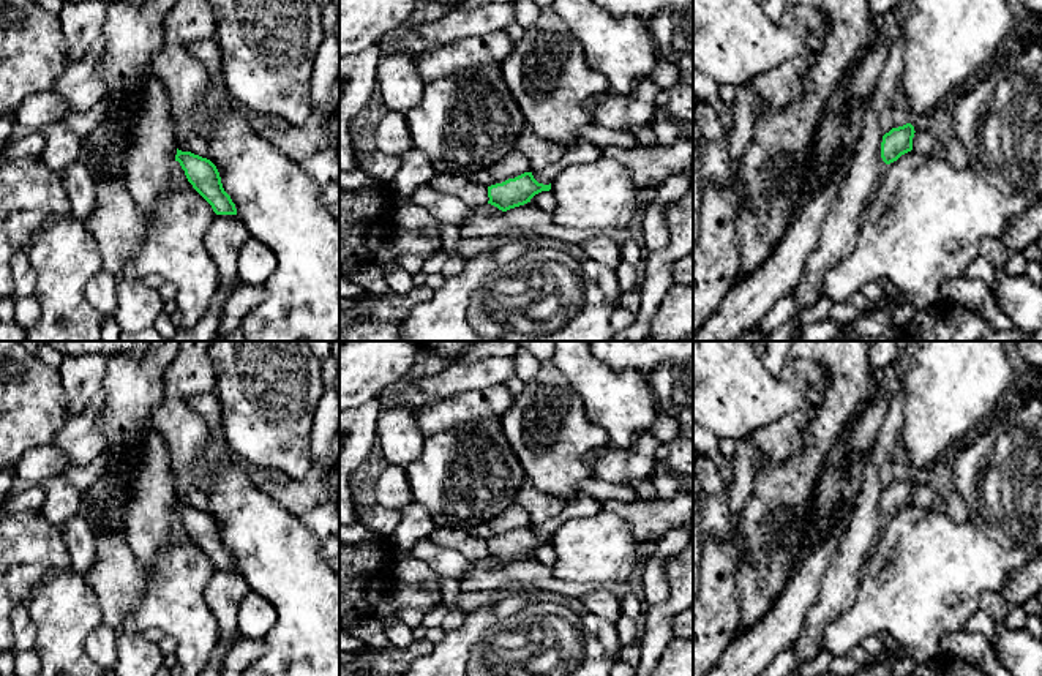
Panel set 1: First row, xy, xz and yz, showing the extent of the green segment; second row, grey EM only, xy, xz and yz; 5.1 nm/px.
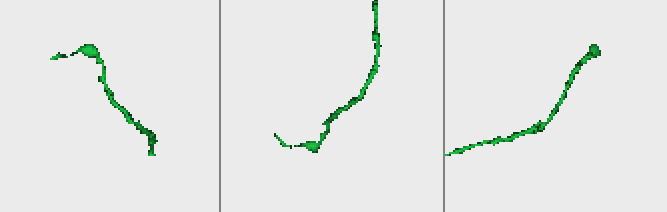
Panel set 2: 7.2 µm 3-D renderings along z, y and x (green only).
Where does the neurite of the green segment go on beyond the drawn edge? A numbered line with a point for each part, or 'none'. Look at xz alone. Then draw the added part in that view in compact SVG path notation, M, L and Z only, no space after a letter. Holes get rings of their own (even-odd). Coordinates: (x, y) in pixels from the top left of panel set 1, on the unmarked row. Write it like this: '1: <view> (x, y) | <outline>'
none

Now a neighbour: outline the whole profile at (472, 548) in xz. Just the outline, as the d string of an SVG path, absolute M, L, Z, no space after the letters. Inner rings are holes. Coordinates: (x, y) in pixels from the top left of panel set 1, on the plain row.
M436 528L428 537L433 543L461 553L472 565L488 558L488 542L474 537L469 531L453 528Z

